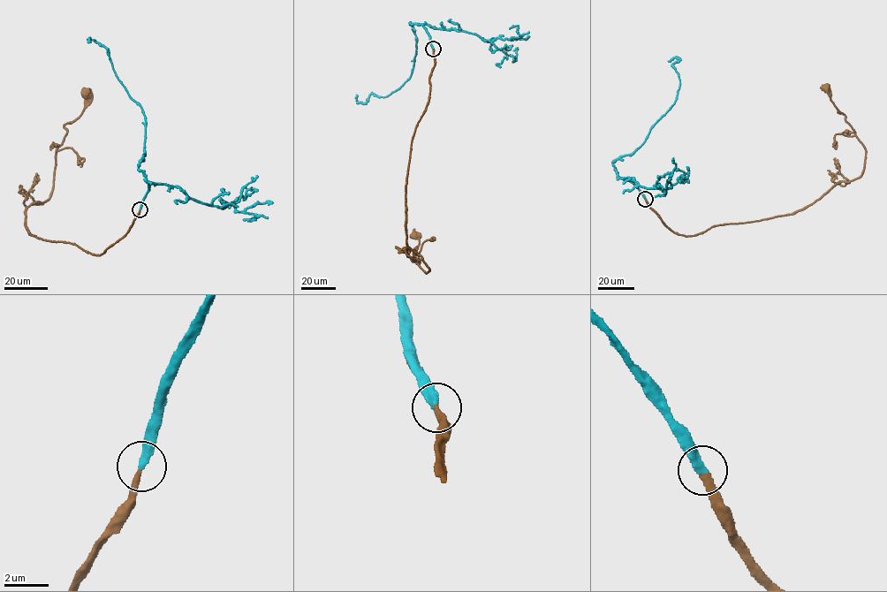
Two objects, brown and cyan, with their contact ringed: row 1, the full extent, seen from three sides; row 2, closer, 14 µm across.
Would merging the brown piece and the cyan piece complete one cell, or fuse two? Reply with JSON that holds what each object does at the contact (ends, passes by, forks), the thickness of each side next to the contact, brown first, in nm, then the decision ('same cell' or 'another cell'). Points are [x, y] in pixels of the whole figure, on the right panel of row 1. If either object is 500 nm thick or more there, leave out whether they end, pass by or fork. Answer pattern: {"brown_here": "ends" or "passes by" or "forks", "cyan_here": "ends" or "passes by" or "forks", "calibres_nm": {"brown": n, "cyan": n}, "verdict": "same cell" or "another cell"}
{"brown_here": "ends", "cyan_here": "ends", "calibres_nm": {"brown": 300, "cyan": 360}, "verdict": "same cell"}

